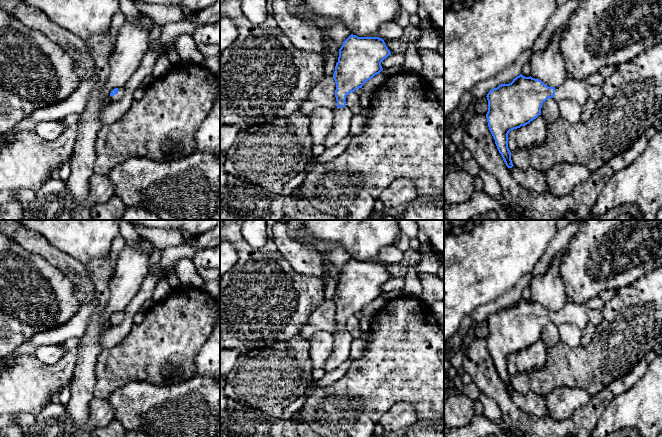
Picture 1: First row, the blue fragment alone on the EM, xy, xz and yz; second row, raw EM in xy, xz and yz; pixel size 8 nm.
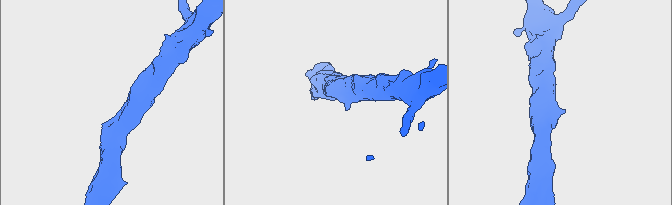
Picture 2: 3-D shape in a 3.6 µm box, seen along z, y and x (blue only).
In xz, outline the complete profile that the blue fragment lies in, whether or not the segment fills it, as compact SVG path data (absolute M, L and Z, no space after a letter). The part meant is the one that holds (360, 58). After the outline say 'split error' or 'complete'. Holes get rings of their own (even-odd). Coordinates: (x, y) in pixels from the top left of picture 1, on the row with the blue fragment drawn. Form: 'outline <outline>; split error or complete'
outline M351 34L343 42L333 74L337 108L333 110L334 125L325 139L325 149L350 137L350 123L354 114L346 107L346 96L379 74L383 70L381 62L389 55L390 50L379 37L358 37Z; split error

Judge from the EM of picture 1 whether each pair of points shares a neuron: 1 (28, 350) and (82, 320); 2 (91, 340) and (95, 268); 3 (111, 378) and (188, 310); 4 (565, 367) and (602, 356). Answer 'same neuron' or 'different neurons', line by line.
1: same neuron
2: same neuron
3: same neuron
4: same neuron

